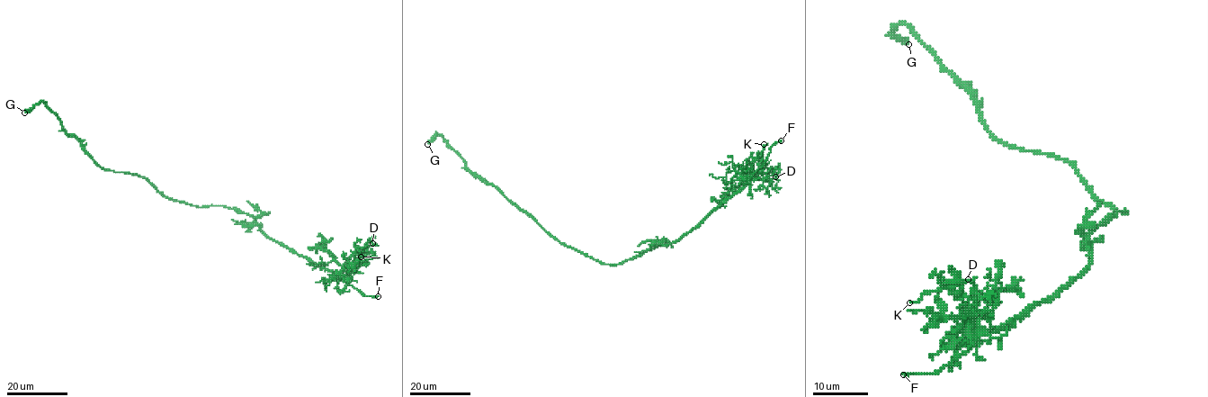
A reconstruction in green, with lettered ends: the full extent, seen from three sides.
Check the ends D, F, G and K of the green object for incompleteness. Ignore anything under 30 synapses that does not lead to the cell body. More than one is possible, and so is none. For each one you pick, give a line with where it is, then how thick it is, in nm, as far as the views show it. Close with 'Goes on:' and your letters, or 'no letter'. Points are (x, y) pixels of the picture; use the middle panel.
F: Place: (781, 140). Thickness 180 nm
Goes on: F

